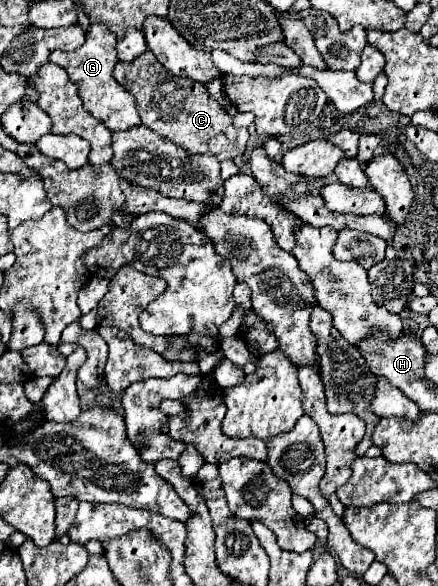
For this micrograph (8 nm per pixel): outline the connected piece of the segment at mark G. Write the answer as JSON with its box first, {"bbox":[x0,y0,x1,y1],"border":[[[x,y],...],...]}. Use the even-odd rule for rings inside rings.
{"bbox":[49,23,141,131],"border":[[[91,23],[91,27],[85,33],[85,43],[79,49],[71,53],[55,49],[49,55],[49,61],[63,67],[69,73],[71,81],[79,87],[79,97],[87,113],[103,121],[103,125],[107,125],[109,131],[125,131],[133,125],[139,125],[141,119],[135,109],[135,97],[131,97],[131,93],[127,93],[127,89],[123,89],[113,77],[113,67],[117,63],[115,43],[115,35],[105,25]]]}

